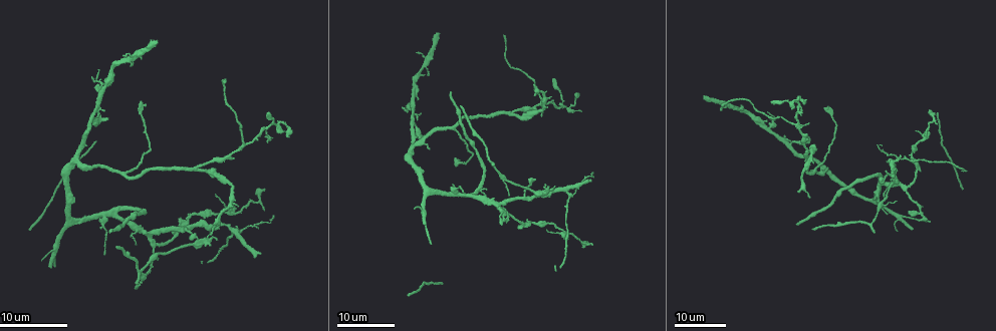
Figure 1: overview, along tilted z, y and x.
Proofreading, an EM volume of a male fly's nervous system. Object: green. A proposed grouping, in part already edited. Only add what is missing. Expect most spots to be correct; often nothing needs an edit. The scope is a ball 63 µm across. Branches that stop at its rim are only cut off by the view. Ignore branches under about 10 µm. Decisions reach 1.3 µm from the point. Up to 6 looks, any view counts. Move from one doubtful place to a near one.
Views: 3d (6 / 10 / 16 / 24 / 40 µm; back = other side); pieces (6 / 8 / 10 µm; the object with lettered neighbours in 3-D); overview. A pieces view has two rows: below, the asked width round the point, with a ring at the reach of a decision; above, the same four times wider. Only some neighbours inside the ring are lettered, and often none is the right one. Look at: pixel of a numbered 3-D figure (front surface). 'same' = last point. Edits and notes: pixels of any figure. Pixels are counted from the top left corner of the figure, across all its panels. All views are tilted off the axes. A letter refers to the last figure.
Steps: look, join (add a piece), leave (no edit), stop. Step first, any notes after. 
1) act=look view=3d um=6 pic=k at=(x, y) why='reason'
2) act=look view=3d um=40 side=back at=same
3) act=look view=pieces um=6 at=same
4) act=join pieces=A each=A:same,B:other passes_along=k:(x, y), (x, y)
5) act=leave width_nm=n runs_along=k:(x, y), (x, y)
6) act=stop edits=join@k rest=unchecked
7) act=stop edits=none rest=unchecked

act=look view=3d um=24 pic=1 at=(108, 117) why='free end'

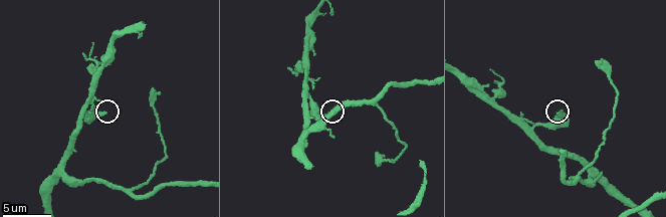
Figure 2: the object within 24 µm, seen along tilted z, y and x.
act=look view=pieces um=6 pic=2 at=(557, 113)

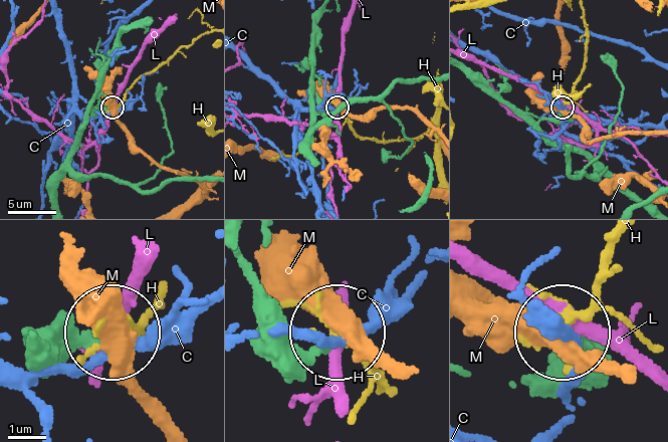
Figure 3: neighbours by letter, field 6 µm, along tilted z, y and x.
act=leave each=C:other,H:other,L:other,M:other runs_along=3:(241, 260), (294, 343), (329, 332) found='none of them fits'

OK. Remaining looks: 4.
act=look view=3d um=24 pic=1 at=(805, 99)

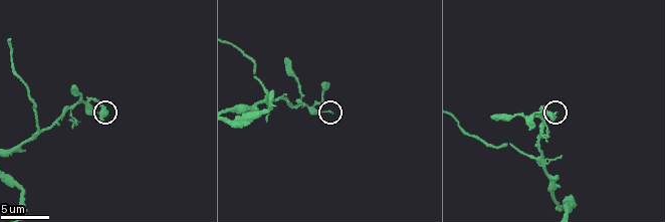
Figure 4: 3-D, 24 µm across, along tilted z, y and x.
act=look view=pieces um=10 pic=4 at=(554, 112)

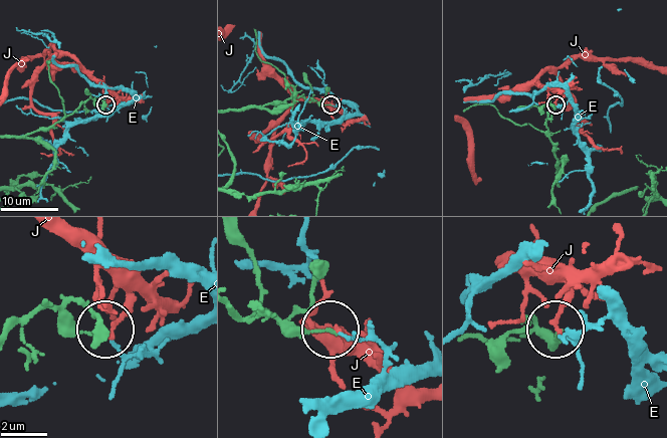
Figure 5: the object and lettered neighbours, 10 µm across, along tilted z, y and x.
act=leave each=E:other,J:other runs_along=5:(256, 107), (300, 96), (330, 104) found='no lettered piece goes on from it'

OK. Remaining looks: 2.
act=look view=3d um=10 pic=2 at=(153, 89)

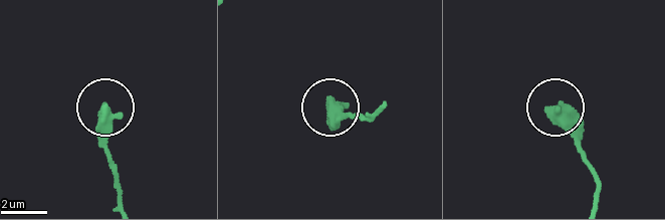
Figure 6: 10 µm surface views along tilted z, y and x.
act=look view=pieces um=6 pic=6 at=(104, 109) why='what lies round it'

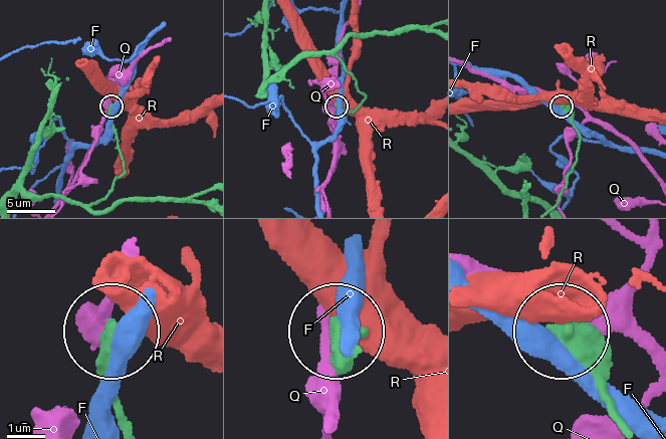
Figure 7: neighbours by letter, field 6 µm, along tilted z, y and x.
act=leave each=F:other,Q:other,R:other runs_along=7:(128, 425), (112, 331) found='no lettered piece goes on from it'

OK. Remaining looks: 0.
act=stop edits=none rest=unchecked

